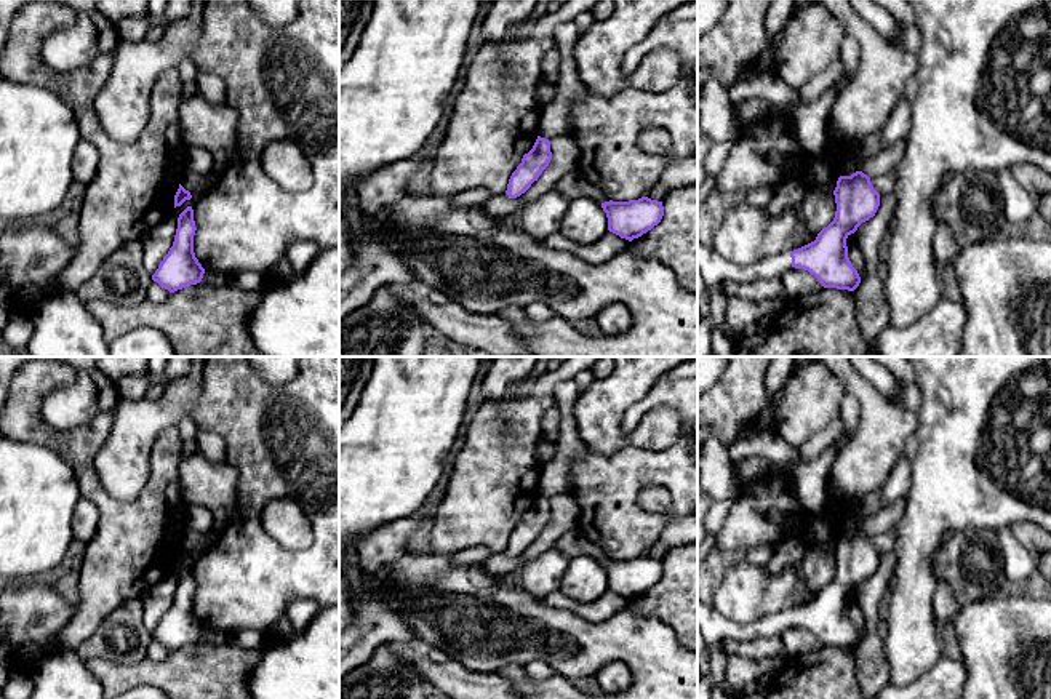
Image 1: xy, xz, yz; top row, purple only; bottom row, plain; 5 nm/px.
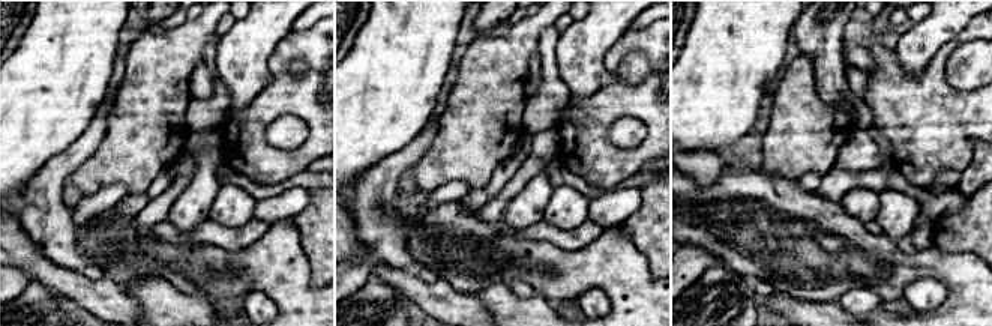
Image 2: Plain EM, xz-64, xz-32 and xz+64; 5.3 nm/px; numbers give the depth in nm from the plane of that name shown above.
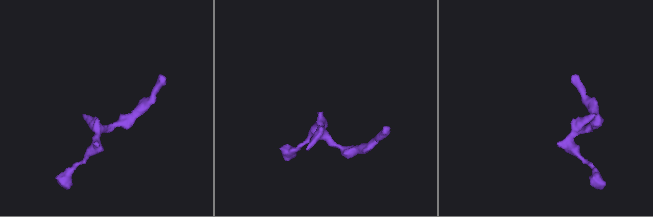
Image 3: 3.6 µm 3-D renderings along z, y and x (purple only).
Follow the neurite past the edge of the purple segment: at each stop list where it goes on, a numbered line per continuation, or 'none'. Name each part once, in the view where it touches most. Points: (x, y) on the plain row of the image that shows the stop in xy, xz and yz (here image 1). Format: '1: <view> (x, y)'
1: yz (714, 626)

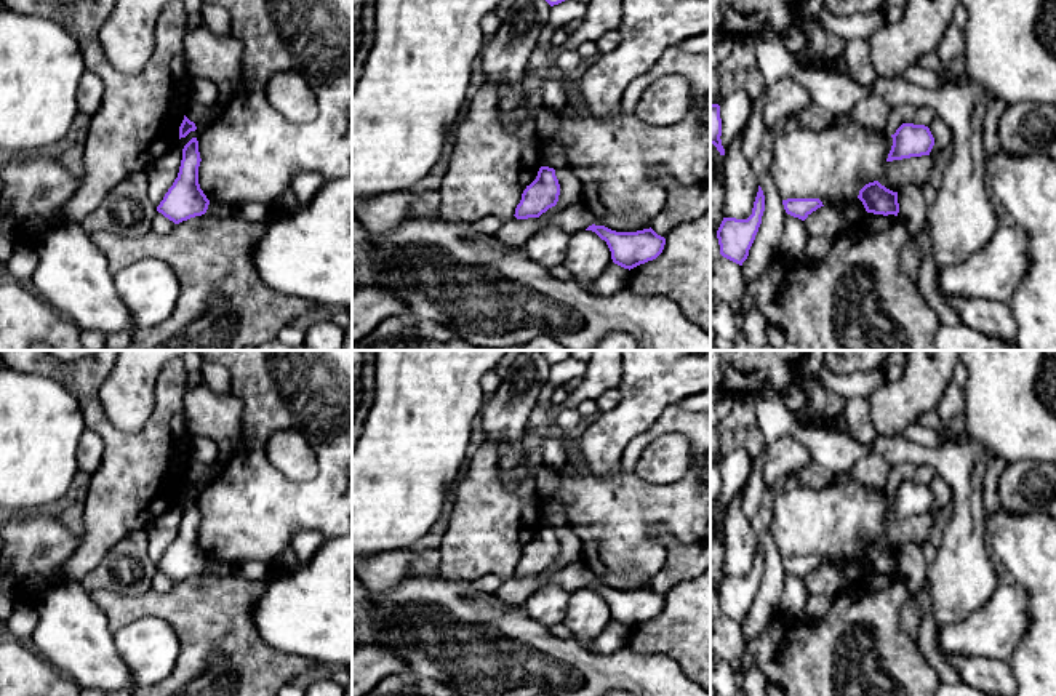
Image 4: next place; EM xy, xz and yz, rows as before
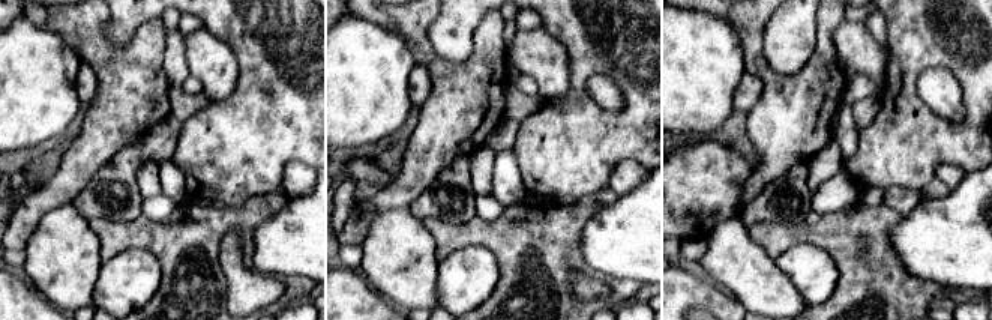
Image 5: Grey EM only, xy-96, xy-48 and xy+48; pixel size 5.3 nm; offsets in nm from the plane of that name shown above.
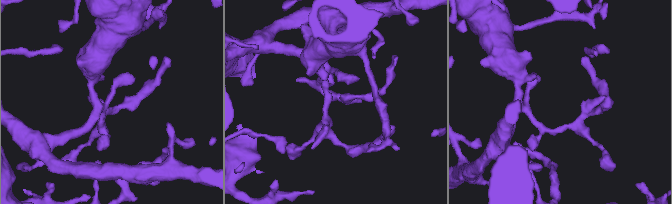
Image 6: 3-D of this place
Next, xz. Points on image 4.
none

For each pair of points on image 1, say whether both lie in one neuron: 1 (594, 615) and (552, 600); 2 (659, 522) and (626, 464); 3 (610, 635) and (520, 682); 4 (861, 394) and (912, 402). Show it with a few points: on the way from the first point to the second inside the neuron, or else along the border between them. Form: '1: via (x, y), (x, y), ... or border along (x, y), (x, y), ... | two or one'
1: via (584, 610), (562, 602) | one
2: via (642, 519), (626, 503), (626, 482) | one
3: via (583, 642), (552, 642), (528, 655) | one
4: border along (899, 403), (914, 413) | two

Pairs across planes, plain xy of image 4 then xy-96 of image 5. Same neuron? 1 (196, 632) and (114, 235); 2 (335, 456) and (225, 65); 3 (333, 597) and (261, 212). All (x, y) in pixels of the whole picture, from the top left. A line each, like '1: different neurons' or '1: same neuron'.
1: same neuron
2: different neurons
3: different neurons

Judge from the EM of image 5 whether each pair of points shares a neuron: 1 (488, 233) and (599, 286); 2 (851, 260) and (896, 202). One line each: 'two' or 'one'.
1: two
2: two

